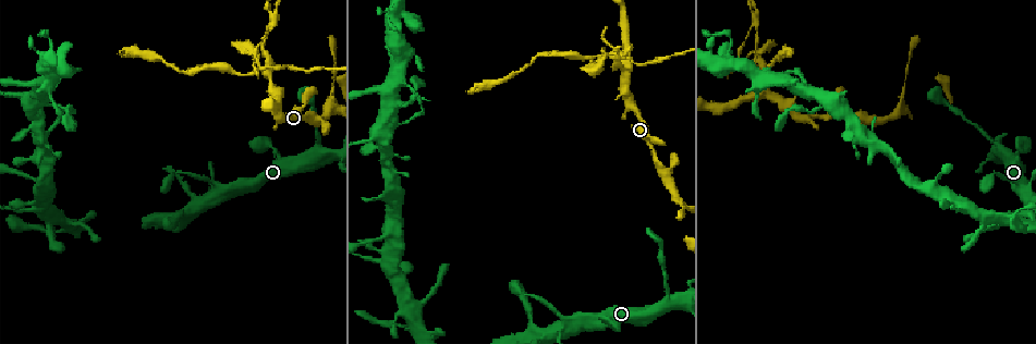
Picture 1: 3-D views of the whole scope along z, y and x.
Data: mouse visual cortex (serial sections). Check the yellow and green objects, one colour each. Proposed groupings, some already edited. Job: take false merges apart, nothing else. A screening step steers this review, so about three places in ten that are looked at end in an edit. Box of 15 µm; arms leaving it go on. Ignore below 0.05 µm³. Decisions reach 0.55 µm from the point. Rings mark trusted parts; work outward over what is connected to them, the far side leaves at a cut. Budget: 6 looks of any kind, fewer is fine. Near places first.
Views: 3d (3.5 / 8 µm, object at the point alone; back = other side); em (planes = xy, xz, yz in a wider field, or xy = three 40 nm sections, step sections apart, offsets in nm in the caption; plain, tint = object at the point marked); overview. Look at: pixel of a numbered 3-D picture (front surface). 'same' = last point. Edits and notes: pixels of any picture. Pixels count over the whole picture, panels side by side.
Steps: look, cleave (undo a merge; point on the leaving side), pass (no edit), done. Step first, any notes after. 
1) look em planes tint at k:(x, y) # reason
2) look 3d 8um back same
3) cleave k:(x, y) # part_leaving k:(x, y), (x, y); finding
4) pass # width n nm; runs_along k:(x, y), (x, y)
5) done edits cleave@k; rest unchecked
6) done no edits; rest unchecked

look 3d 3.5um at 1:(527, 317) # thin neck

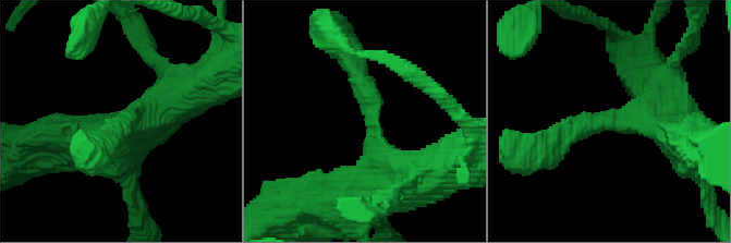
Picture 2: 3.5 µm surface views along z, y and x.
look em xy step 5 tint at 2:(121, 123) # arm_widths 300, 500 nm; need the tissue

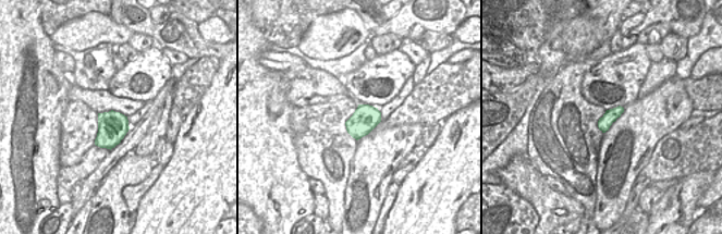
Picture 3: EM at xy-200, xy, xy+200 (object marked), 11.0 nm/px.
pass # runs_along 2:(404, 172), (377, 153), (351, 55); one cell here

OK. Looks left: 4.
look 3d 8um at 1:(320, 146) # sudden change in width

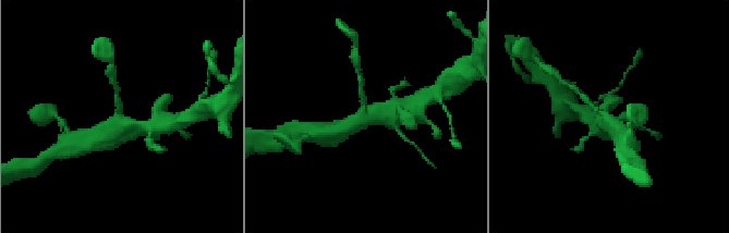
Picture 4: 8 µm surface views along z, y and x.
look em xy step 3 tint at 4:(118, 117) # arms 3; arm_widths 200, 450, 600 nm; shape alone is not enough

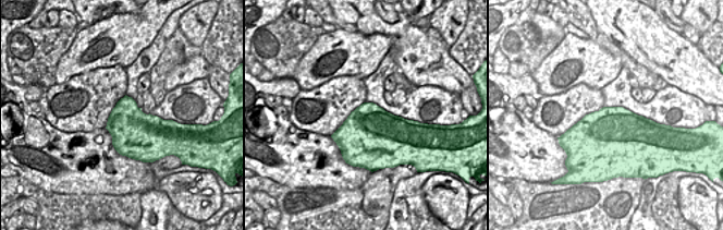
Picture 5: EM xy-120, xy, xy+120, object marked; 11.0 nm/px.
cleave 4:(582, 95) # part_leaving 4:(363, 103), (360, 74), (356, 69); two cells meet here

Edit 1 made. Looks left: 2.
look overview

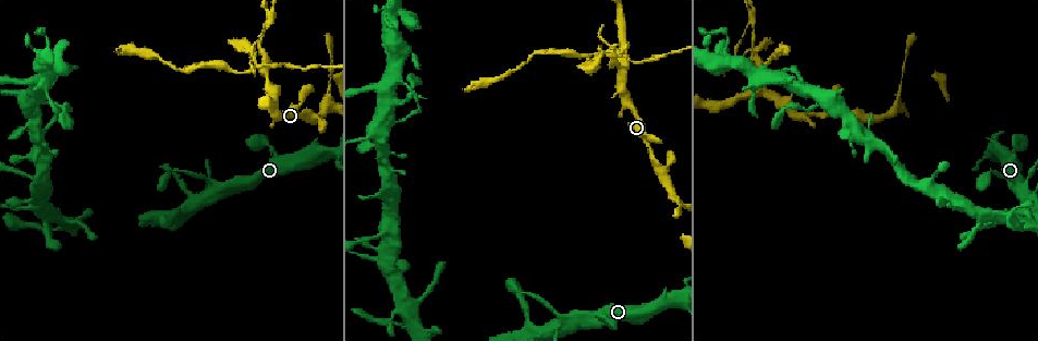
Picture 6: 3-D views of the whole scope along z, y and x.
look 3d 3.5um at 6:(750, 53) # sharp bend

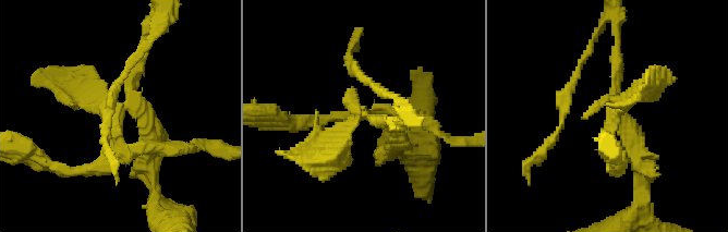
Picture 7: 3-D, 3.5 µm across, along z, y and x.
cleave 7:(380, 108) # part_leaving 7:(364, 116), (361, 112), (307, 121); a second cell is stuck on

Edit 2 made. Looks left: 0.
done edits cleave@4, cleave@7; rest unchecked

